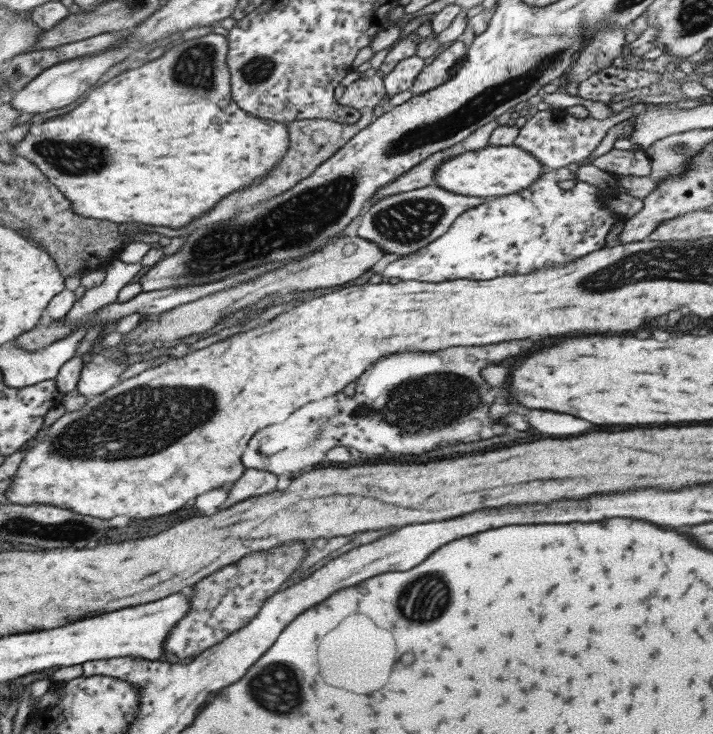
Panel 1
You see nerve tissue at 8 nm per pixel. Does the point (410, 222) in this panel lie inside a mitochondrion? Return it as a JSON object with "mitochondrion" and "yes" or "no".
{"mitochondrion":"yes"}

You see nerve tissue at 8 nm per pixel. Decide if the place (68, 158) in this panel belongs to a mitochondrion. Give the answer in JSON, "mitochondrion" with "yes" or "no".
{"mitochondrion":"yes"}

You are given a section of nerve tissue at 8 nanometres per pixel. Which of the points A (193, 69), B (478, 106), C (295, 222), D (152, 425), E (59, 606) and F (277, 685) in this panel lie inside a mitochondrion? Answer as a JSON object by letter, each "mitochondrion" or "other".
{"A":"mitochondrion","B":"mitochondrion","C":"mitochondrion","D":"mitochondrion","E":"other","F":"mitochondrion"}

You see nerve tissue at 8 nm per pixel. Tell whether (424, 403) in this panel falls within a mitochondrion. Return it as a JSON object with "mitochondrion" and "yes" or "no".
{"mitochondrion":"yes"}

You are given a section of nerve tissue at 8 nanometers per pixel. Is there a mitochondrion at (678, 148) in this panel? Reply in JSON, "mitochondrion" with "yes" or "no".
{"mitochondrion":"yes"}

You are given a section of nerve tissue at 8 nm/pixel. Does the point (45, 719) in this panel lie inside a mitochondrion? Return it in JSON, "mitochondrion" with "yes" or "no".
{"mitochondrion":"no"}

